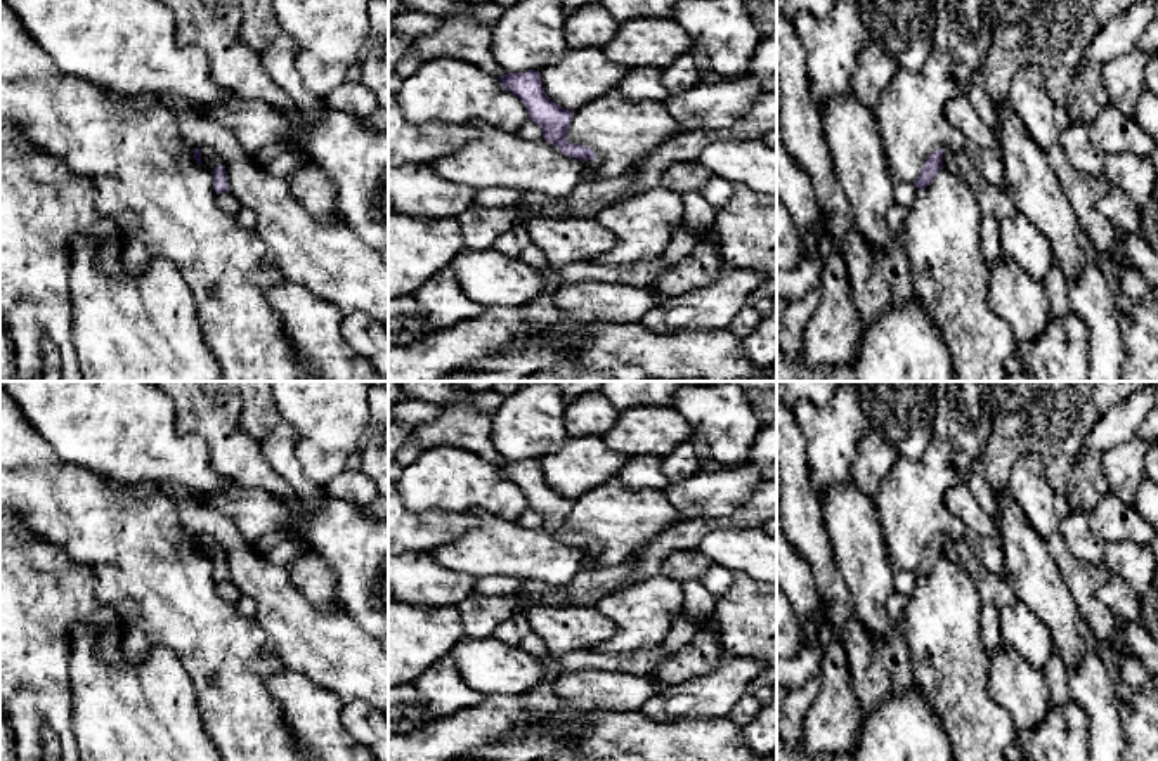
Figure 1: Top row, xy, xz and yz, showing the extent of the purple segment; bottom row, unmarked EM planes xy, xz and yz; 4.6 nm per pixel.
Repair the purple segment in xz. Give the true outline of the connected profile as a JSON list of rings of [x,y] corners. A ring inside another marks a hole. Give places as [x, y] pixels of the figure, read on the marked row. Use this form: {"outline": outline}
{"outline": [[[539,71],[506,73],[504,76],[498,76],[498,80],[501,87],[524,102],[530,121],[543,128],[544,140],[558,147],[565,156],[579,158],[586,163],[581,182],[596,180],[593,175],[598,166],[595,149],[567,140],[574,113],[560,107],[546,95]]]}

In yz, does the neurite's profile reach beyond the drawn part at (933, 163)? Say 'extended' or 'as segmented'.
extended

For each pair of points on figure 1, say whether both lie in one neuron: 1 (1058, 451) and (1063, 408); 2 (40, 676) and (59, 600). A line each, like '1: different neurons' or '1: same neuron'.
1: same neuron
2: same neuron

